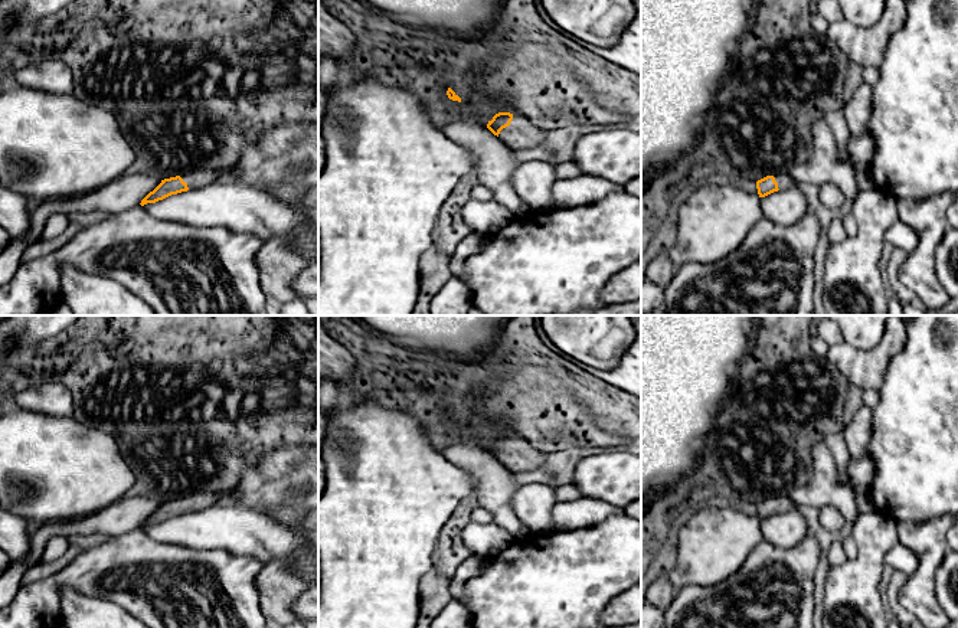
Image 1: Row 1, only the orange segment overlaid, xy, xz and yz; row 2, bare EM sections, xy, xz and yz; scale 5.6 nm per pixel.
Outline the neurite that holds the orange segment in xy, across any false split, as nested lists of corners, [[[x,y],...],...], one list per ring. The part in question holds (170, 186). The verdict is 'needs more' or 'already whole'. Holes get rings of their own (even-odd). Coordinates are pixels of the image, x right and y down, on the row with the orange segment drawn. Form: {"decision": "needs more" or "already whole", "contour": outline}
{"decision": "needs more", "contour": [[[255,147],[248,158],[245,158],[239,166],[225,169],[225,170],[193,170],[183,176],[176,176],[170,179],[161,180],[161,183],[150,192],[143,200],[141,206],[147,203],[156,203],[158,200],[163,200],[171,194],[177,194],[182,192],[200,189],[207,184],[212,184],[219,180],[225,180],[226,177],[235,174],[242,167],[248,166],[251,161],[254,161],[258,157],[258,147]]]}

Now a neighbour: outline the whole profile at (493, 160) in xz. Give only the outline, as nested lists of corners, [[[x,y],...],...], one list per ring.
[[[439,121],[439,130],[470,151],[478,183],[493,192],[497,203],[507,207],[513,215],[527,207],[511,186],[513,174],[523,164],[516,160],[513,148],[488,128],[474,122]]]

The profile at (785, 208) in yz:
[[[798,184],[761,197],[762,216],[779,226],[795,225],[805,213],[807,200]]]

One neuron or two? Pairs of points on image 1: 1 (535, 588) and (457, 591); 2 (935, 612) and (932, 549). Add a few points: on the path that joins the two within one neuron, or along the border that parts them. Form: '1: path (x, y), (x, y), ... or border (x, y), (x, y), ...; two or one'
1: border (484, 565), (466, 584), (461, 602); two
2: path (927, 597), (928, 565); one

